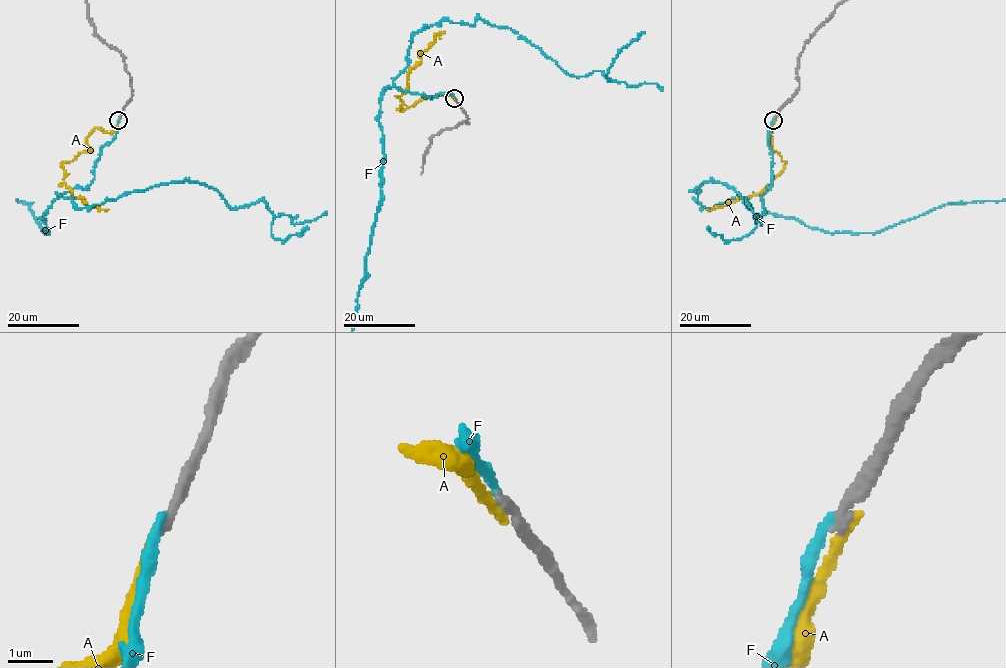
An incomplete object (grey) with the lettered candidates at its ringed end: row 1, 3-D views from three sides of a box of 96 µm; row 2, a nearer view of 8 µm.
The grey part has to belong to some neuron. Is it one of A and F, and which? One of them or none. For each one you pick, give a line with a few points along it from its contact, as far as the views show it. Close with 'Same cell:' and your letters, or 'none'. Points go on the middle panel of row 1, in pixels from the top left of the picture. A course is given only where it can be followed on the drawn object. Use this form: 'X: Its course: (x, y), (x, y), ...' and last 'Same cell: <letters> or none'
Same cell: none

